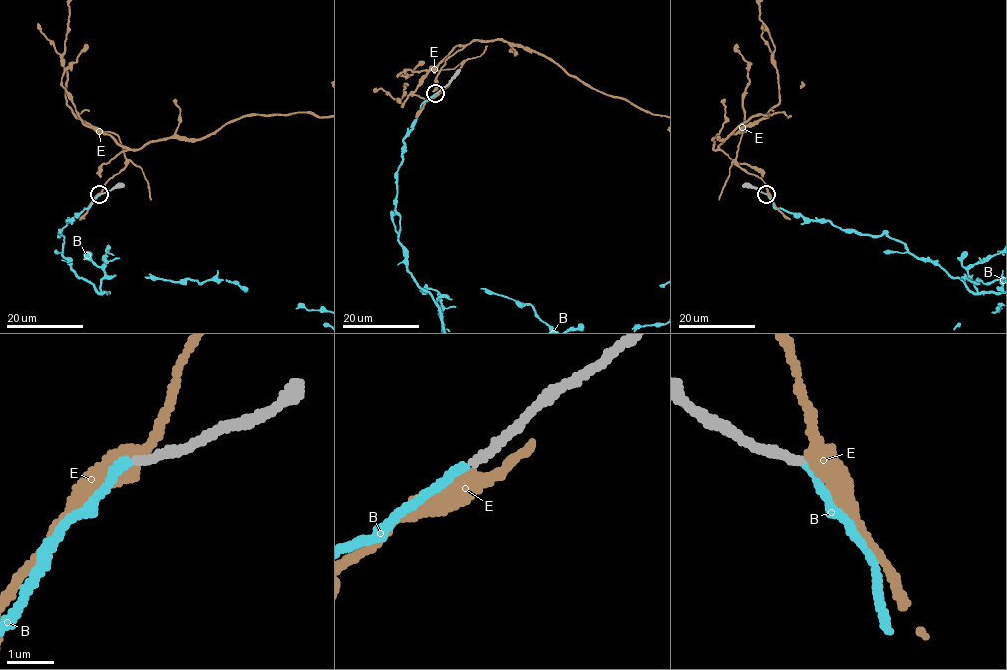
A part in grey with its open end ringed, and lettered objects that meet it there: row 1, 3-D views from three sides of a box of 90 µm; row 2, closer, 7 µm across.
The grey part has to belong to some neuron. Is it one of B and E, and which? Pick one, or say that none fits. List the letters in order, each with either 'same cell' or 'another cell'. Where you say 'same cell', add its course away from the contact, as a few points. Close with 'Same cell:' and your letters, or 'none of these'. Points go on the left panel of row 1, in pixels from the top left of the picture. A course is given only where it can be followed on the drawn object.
B: same cell
E: another cell
Same cell: B

